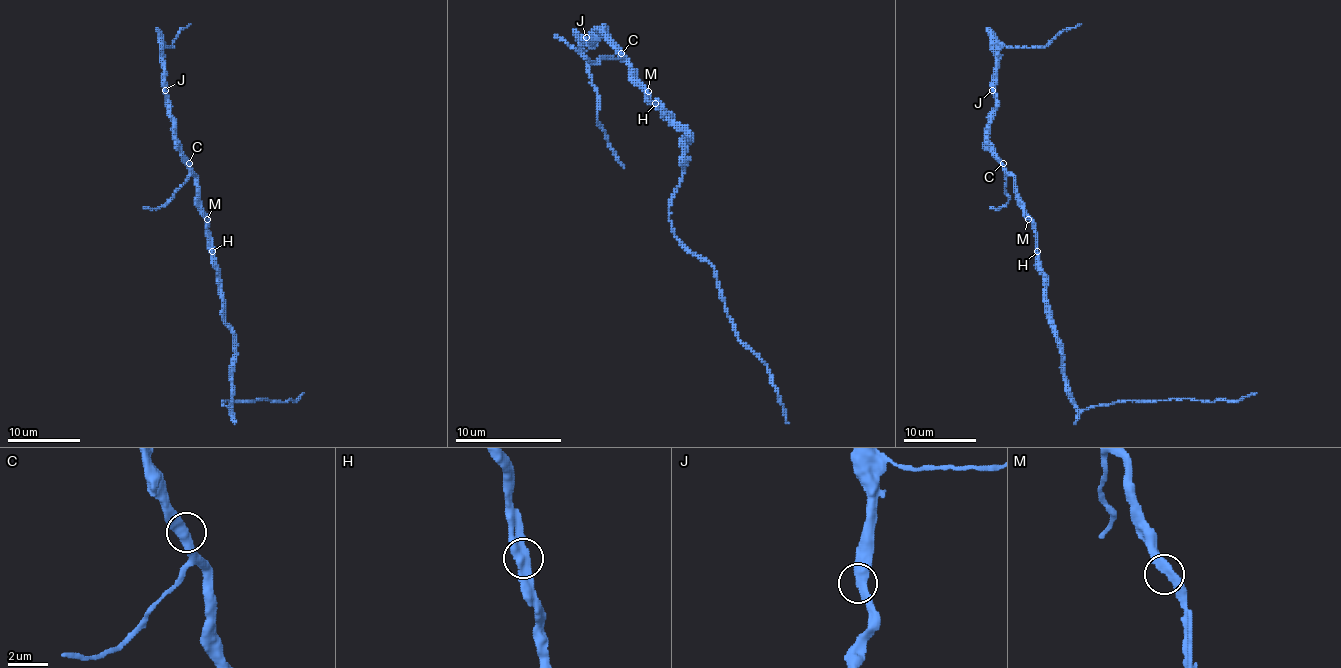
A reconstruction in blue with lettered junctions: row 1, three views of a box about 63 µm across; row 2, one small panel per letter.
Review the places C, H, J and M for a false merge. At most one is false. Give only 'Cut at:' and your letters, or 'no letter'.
Cut at: no letter

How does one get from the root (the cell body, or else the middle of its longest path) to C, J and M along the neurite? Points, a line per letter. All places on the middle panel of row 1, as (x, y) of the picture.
C: (666, 115), (640, 88), (634, 69), (621, 53)
J: (666, 115), (648, 99), (640, 88), (634, 69), (600, 32), (589, 43), (586, 37)
M: (666, 115), (648, 99), (648, 91)

